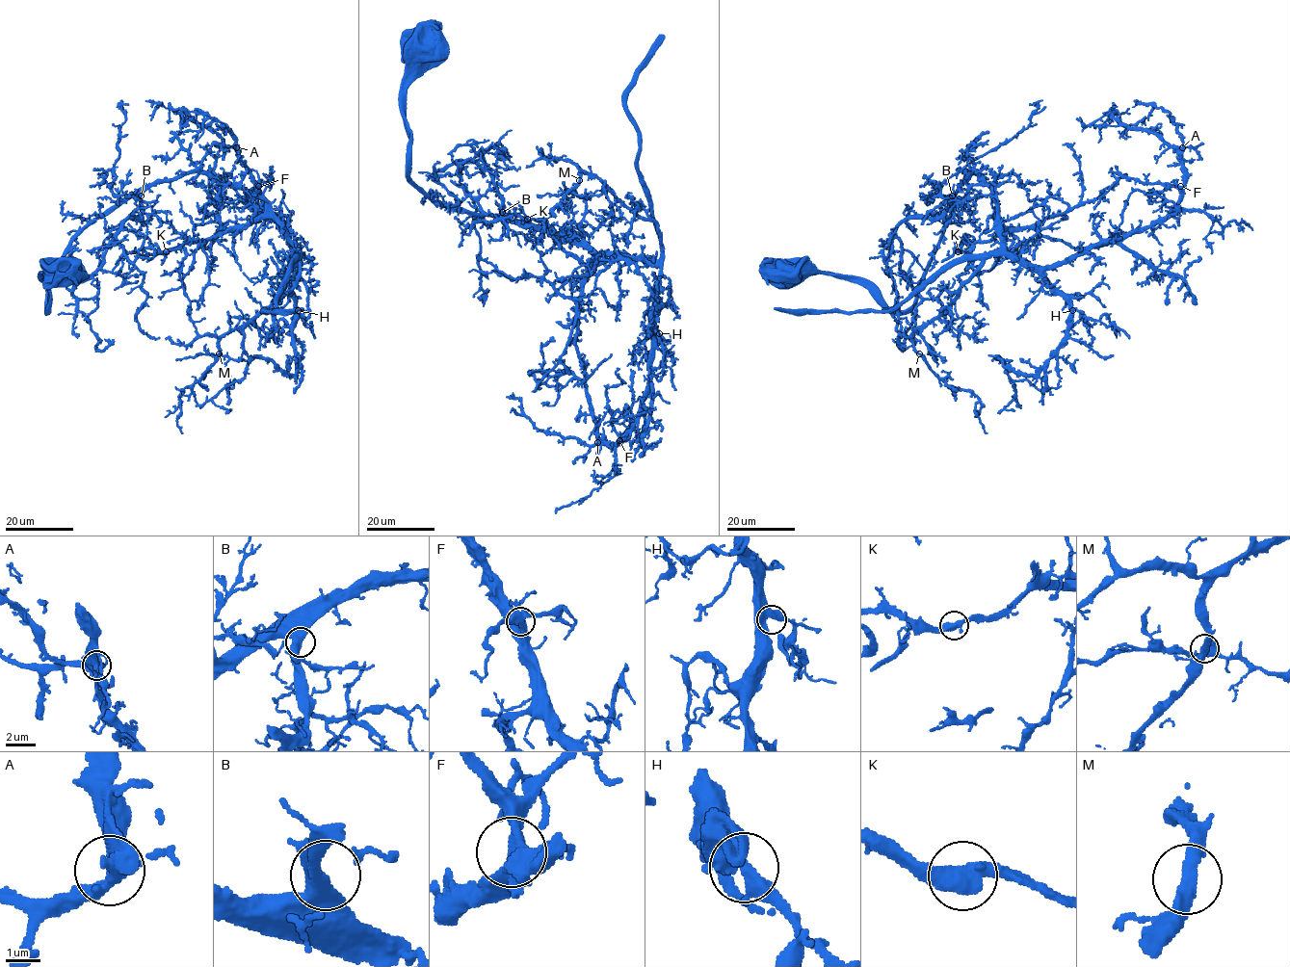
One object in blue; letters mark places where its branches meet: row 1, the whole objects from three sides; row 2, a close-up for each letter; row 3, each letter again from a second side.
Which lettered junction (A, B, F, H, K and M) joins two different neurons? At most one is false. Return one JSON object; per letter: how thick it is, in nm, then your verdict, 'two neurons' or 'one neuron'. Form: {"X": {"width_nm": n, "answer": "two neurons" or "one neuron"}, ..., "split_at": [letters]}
{"A": {"width_nm": 480, "answer": "one neuron"}, "B": {"width_nm": 550, "answer": "one neuron"}, "F": {"width_nm": 500, "answer": "one neuron"}, "H": {"width_nm": 480, "answer": "one neuron"}, "K": {"width_nm": 500, "answer": "one neuron"}, "M": {"width_nm": 360, "answer": "one neuron"}, "split_at": []}

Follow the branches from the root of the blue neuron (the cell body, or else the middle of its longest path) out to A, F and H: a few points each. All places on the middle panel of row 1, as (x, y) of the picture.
A: (430, 44), (405, 101), (408, 176), (429, 198), (660, 269), (640, 416), (618, 444), (597, 442)
F: (430, 44), (405, 101), (408, 176), (429, 198), (660, 269), (650, 385), (619, 440)
H: (430, 44), (406, 90), (410, 179), (446, 205), (503, 215), (599, 253), (652, 261), (660, 269), (659, 333)

